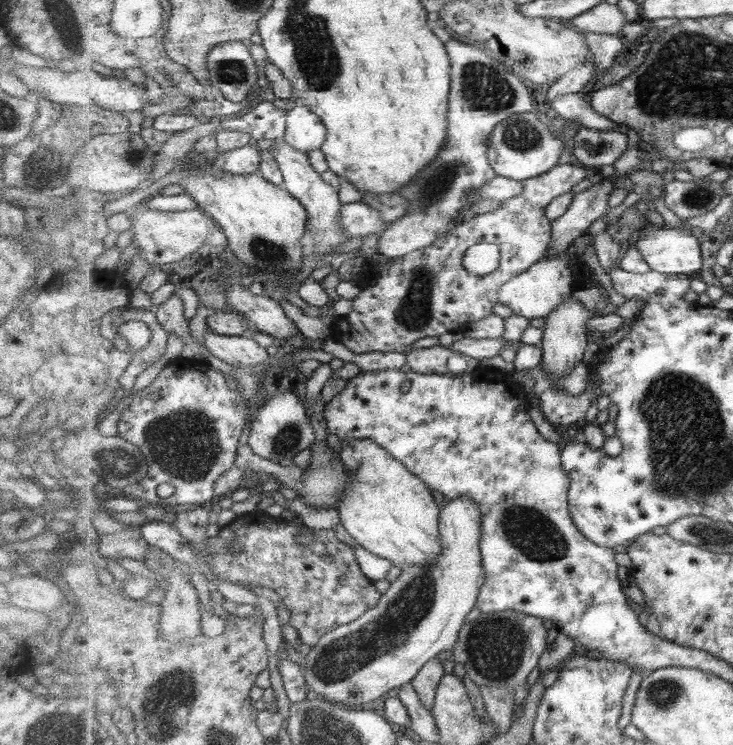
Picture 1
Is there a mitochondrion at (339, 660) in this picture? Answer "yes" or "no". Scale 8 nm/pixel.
yes

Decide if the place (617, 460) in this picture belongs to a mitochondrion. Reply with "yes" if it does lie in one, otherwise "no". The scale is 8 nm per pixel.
no

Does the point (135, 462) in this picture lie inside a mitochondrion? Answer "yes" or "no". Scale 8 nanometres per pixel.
yes

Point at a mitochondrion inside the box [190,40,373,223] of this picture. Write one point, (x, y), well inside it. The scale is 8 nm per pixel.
(228, 71)

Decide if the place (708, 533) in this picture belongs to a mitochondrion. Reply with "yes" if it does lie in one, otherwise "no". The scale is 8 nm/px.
yes

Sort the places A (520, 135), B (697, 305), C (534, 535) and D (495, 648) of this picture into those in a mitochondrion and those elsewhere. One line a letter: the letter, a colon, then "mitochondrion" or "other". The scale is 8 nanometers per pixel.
A: mitochondrion
B: other
C: mitochondrion
D: mitochondrion

